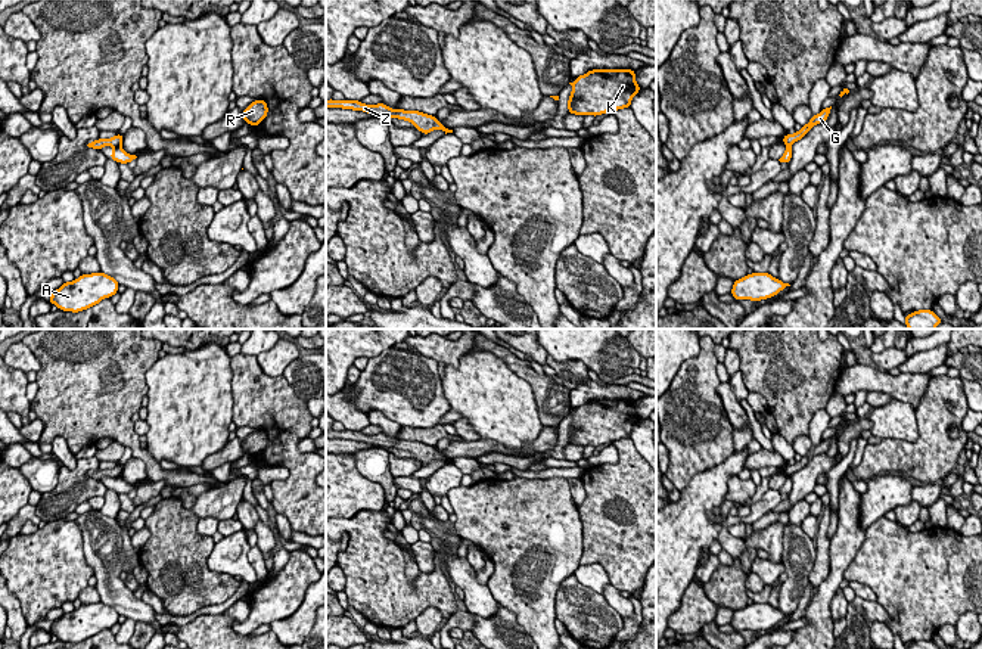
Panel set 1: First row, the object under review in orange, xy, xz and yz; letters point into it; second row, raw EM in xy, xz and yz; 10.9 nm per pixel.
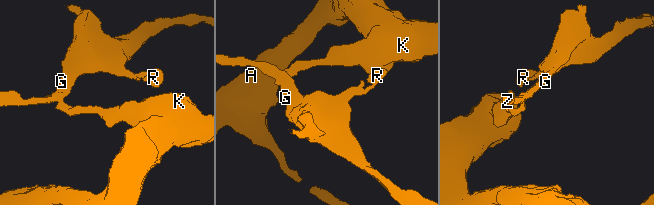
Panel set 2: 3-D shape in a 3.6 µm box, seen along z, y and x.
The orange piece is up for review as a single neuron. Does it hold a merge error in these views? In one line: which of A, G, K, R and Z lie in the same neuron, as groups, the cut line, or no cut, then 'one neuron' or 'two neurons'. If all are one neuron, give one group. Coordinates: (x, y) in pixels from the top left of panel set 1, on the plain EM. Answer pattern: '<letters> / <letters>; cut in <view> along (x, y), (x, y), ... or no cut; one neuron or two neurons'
A K / G R Z; cut in xy along (120, 475), (115, 478); two neurons

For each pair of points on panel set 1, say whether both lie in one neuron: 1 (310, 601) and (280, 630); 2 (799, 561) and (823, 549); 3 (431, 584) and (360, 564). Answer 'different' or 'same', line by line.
1: same
2: different
3: same

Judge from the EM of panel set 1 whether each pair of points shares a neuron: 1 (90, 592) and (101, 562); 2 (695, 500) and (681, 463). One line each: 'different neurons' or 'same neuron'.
1: different neurons
2: different neurons

